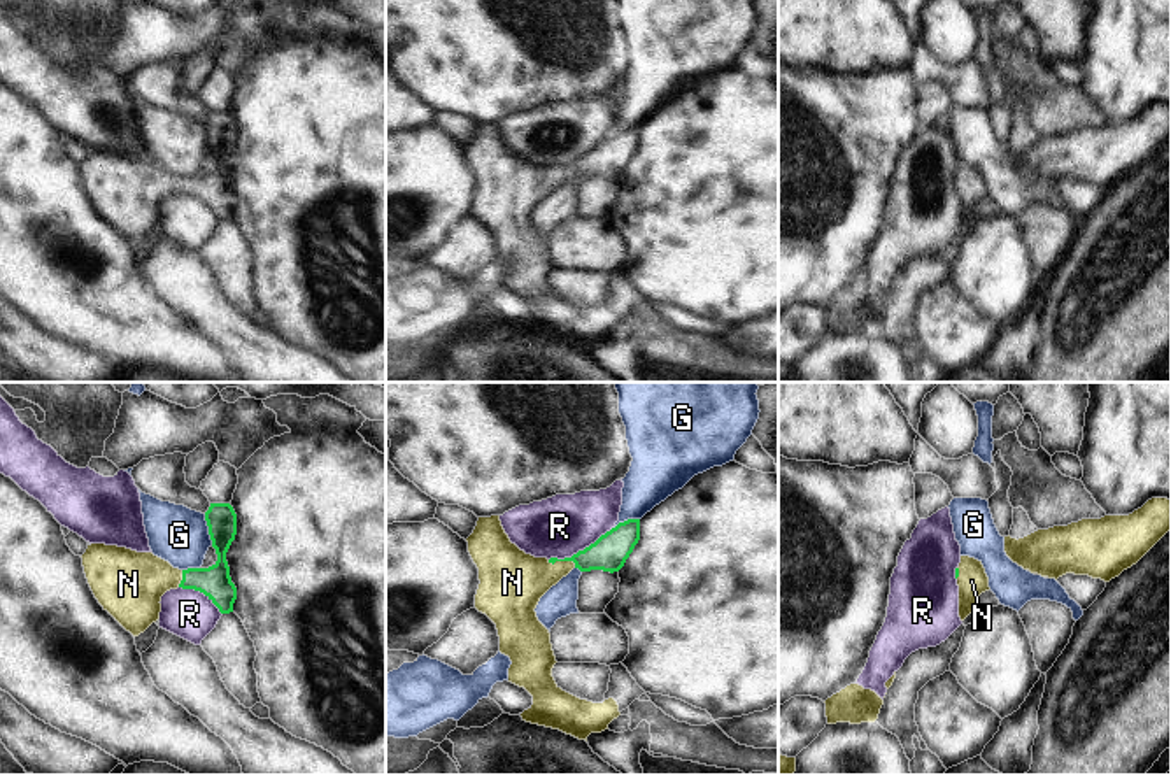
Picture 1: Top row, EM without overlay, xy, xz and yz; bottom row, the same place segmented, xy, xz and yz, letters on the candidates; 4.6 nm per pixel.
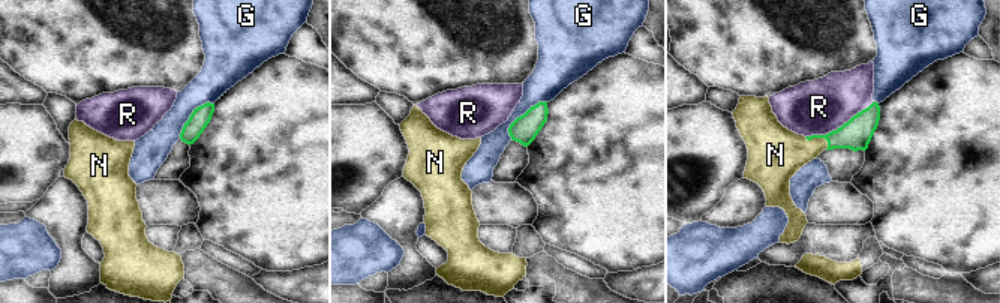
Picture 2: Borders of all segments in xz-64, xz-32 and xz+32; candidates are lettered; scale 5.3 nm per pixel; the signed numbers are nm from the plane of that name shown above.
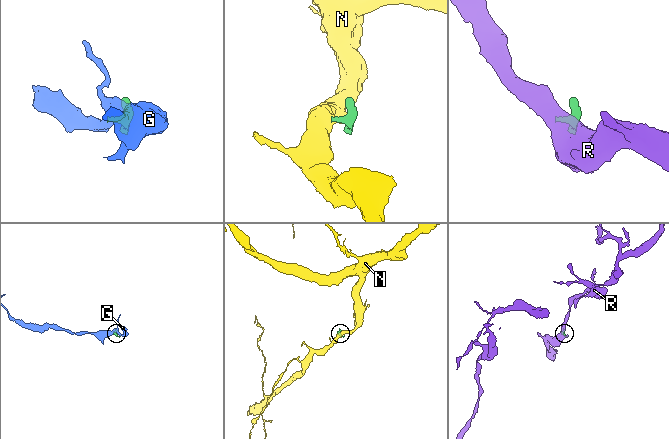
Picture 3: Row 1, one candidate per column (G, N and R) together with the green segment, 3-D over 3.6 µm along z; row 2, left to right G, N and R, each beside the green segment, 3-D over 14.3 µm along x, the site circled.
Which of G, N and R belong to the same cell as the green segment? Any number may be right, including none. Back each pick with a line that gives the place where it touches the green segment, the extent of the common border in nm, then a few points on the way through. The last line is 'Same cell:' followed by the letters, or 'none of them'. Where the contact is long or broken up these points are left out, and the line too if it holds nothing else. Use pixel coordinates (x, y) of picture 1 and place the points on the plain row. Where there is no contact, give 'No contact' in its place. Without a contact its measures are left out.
N: Touches green at xz (563, 167). Shared border 140 nm. Path across: xz (609, 160), (588, 167), (563, 167), (549, 179), (514, 190)
Same cell: N

